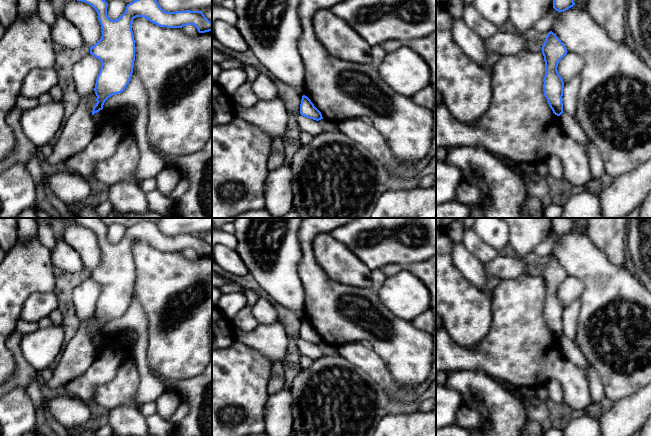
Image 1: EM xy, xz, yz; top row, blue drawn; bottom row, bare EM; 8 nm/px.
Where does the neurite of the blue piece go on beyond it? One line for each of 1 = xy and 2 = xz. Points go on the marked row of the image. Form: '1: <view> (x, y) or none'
1: none
2: none

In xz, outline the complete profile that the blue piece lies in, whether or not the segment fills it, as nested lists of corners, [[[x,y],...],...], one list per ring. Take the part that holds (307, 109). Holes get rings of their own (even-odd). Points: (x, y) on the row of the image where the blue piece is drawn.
[[[303,95],[300,104],[300,114],[304,117],[319,121],[323,119],[321,112],[314,106],[311,100]]]

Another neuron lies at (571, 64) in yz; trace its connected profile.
[[[567,52],[567,54],[558,63],[558,73],[562,77],[564,85],[580,75],[585,64],[584,58],[576,53]]]

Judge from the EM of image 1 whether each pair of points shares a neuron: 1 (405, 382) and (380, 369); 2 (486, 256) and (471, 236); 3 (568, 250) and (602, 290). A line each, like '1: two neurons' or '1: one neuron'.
1: two neurons
2: one neuron
3: one neuron

